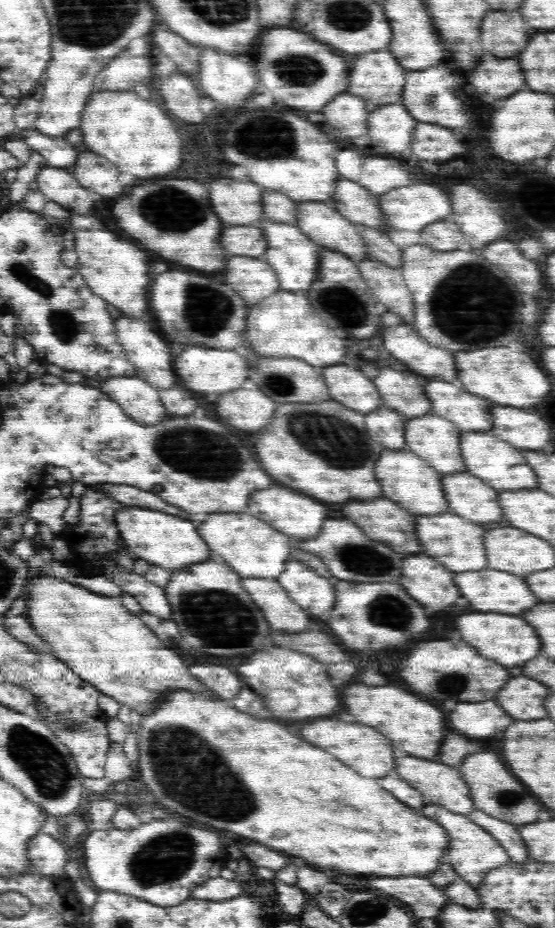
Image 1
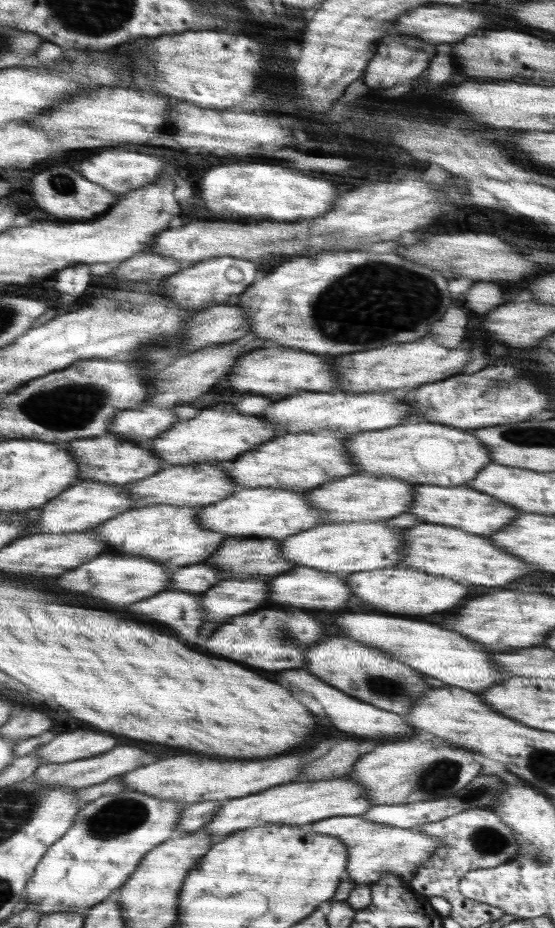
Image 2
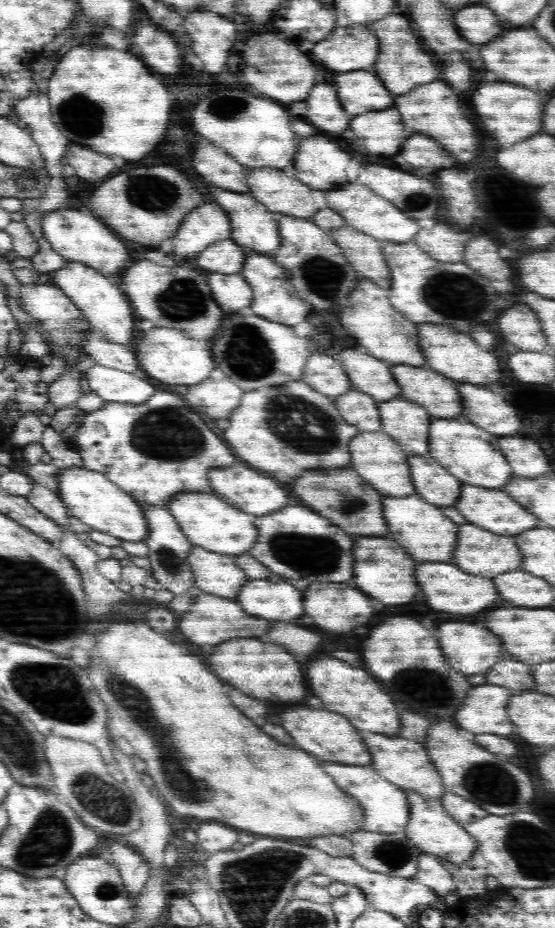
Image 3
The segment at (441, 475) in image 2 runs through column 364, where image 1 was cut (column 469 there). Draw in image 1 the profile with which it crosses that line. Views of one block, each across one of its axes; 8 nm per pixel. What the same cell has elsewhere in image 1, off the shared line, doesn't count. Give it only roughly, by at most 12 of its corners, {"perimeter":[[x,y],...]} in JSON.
{"perimeter":[[461,434],[466,471],[496,490],[537,486],[522,450]]}

